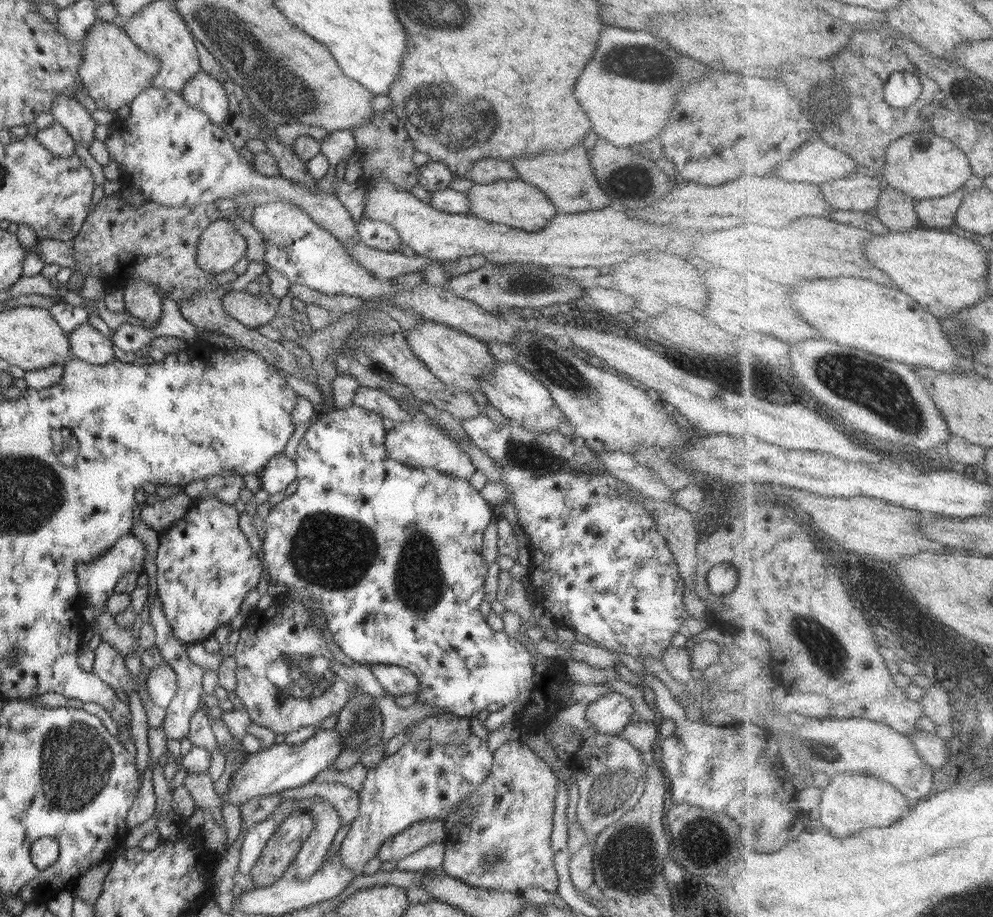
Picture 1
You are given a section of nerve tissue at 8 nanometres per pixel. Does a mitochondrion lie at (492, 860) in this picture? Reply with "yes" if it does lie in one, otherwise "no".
yes

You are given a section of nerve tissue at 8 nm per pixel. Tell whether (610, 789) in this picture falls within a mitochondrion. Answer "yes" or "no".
yes

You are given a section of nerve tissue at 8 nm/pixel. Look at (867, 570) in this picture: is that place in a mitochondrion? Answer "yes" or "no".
no

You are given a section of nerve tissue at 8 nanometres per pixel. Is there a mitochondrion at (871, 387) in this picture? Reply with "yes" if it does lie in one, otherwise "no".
yes

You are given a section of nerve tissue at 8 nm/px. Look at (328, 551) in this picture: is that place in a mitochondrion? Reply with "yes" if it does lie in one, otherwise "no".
yes

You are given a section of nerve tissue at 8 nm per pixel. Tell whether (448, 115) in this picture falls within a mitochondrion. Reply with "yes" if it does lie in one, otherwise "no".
yes

